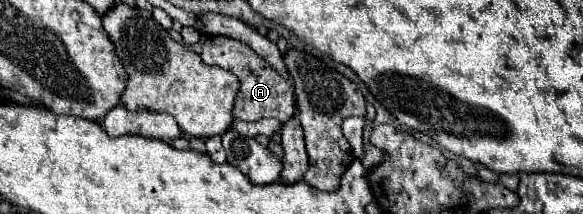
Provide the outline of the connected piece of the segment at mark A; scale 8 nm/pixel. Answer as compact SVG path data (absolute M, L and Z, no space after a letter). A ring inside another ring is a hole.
M224 35L206 37L202 43L200 57L204 63L218 65L238 77L240 89L238 89L236 101L234 101L234 117L236 119L258 121L264 117L274 117L274 119L286 123L288 119L294 117L294 89L292 89L292 85L286 83L286 79L282 79L278 73L274 73L274 69L270 69L270 65L266 65L266 61L262 61L262 57L258 57L258 53L252 51L246 43L232 39L232 37L224 37Z

